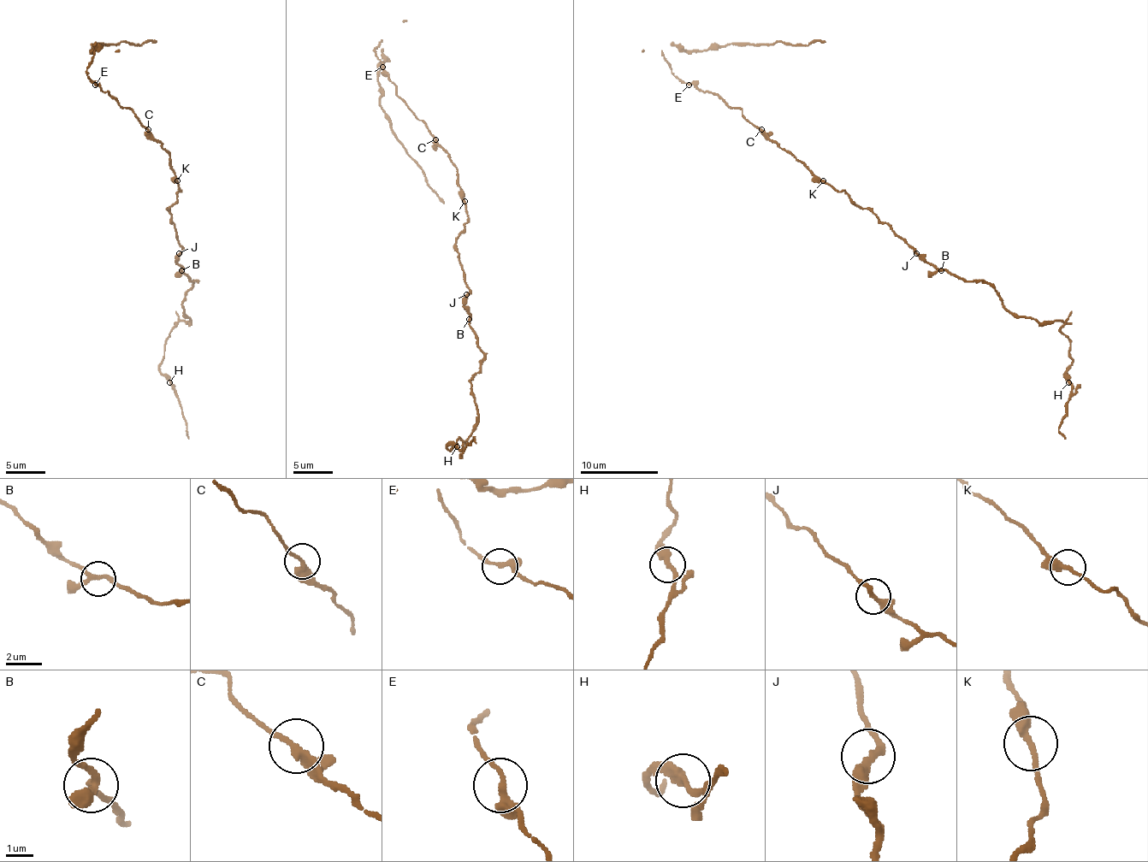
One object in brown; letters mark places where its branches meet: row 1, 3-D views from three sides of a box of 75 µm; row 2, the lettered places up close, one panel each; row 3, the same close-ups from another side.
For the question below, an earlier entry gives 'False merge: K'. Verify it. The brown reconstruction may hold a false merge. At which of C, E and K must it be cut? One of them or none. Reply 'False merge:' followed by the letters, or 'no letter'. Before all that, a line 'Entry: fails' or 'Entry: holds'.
Entry: holds
False merge: K

